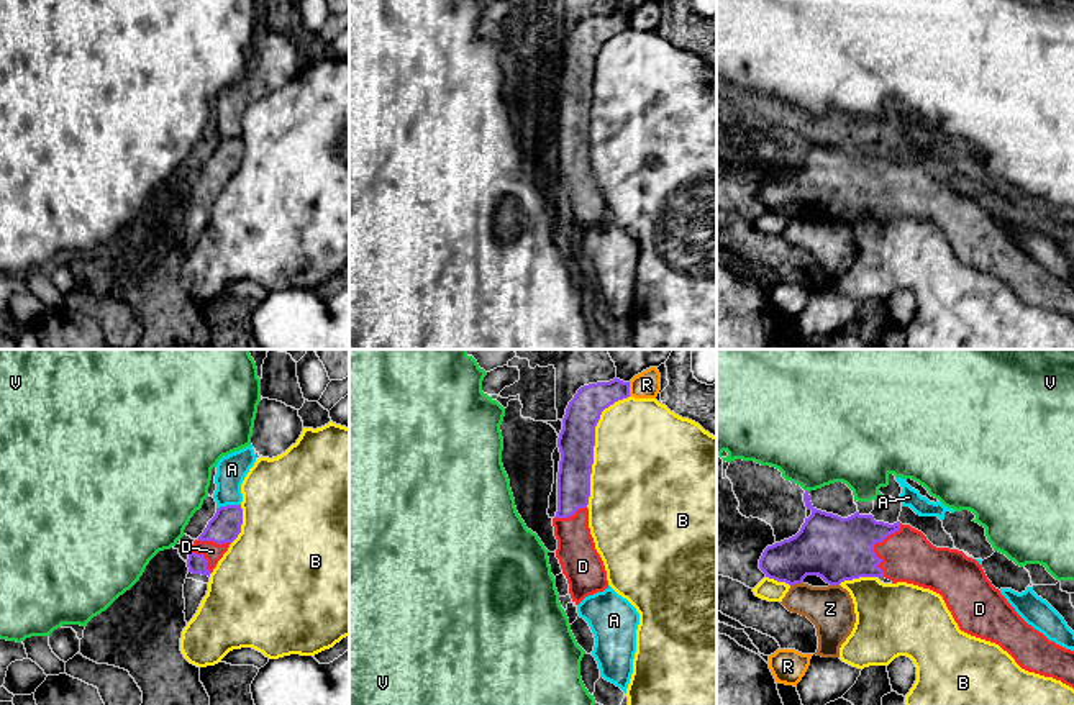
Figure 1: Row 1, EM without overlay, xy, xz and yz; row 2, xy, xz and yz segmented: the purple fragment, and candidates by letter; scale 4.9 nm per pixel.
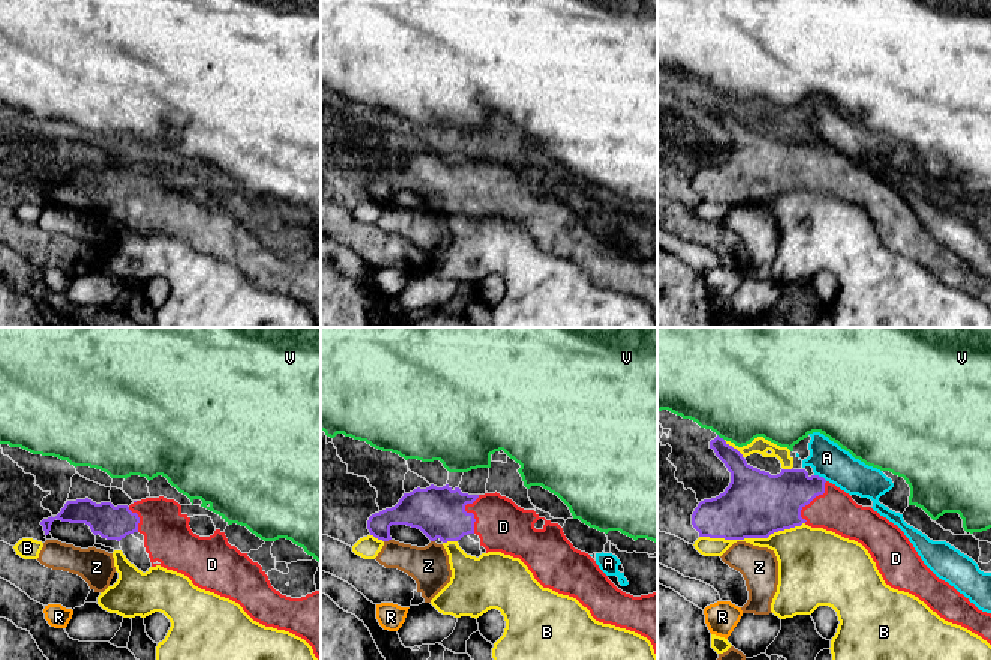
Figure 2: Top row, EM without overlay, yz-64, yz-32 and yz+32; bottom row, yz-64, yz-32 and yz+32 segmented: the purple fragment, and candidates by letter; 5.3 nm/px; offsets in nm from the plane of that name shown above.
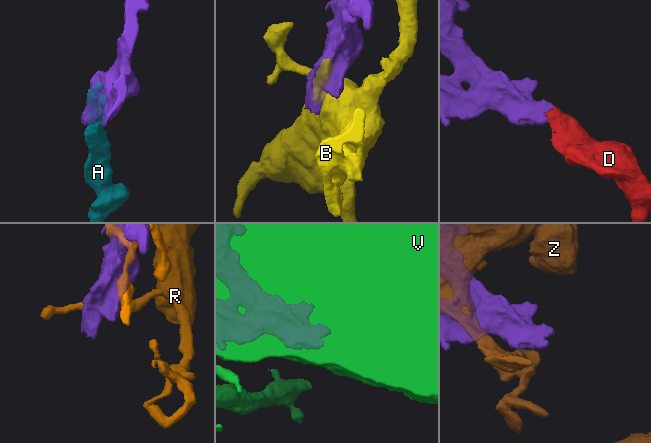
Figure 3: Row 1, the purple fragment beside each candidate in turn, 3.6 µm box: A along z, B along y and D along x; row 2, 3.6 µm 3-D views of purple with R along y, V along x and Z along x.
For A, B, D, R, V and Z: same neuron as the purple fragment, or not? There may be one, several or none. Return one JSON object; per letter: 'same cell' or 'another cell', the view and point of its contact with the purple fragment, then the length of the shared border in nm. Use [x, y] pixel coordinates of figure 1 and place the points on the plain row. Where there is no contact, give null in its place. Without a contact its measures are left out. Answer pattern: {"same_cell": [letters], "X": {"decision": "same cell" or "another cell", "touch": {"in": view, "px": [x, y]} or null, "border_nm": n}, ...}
{"same_cell": ["D"], "A": {"decision": "another cell", "touch": {"in": "xy", "px": [228, 138]}, "border_nm": 120}, "B": {"decision": "another cell", "touch": {"in": "xz", "px": [594, 77]}, "border_nm": 600}, "D": {"decision": "same cell", "touch": {"in": "yz", "px": [873, 179]}, "border_nm": 280}, "R": {"decision": "another cell", "touch": {"in": "xz", "px": [628, 22]}, "border_nm": 70}, "V": {"decision": "another cell", "touch": null}, "Z": {"decision": "another cell", "touch": {"in": "yz", "px": [796, 215]}, "border_nm": 70}}

